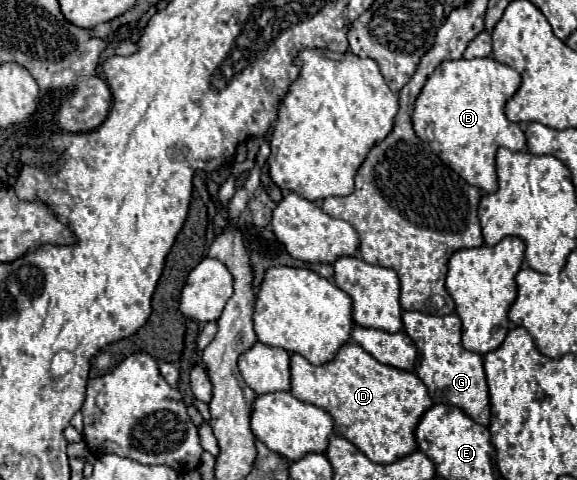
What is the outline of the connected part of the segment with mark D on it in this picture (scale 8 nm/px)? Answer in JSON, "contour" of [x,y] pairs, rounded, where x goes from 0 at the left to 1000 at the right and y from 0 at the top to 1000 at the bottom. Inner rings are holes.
{"contour":[[[601,713],[584,733],[581,750],[560,763],[542,763],[525,742],[504,738],[504,821],[525,838],[536,838],[567,854],[581,875],[581,904],[615,925],[643,963],[653,963],[653,967],[678,967],[723,938],[719,892],[730,867],[750,846],[740,821],[740,808],[716,775],[688,771],[681,763],[667,763],[653,754],[643,738],[636,738],[615,713]]]}

